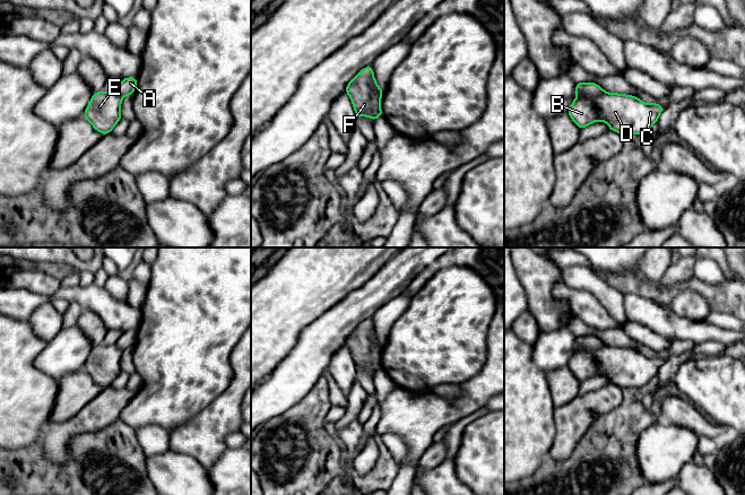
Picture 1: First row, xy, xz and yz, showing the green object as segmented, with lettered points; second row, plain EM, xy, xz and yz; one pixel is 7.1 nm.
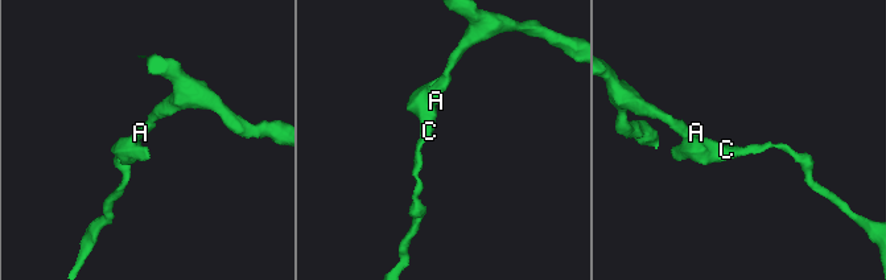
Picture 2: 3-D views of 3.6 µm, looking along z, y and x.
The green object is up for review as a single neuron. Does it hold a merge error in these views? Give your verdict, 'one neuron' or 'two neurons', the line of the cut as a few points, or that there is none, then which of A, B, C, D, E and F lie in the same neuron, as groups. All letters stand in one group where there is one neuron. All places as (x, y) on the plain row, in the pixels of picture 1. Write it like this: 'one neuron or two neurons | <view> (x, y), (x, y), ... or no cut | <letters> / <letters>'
two neurons | yz (578, 345), (585, 348), (600, 348), (604, 346) | A / B C D E F

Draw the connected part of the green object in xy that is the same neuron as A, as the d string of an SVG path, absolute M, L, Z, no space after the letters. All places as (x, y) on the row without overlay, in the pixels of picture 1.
M137 330L123 331L115 346L121 350L132 348L137 340Z

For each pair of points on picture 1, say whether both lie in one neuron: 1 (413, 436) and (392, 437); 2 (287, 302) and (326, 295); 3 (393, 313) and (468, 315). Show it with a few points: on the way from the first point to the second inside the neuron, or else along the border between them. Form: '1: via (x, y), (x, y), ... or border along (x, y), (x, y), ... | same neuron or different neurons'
1: border along (381, 433), (404, 440), (401, 465) | different neurons
2: via (296, 295), (317, 295) | same neuron
3: border along (412, 297), (408, 307), (395, 322), (388, 336) | different neurons

